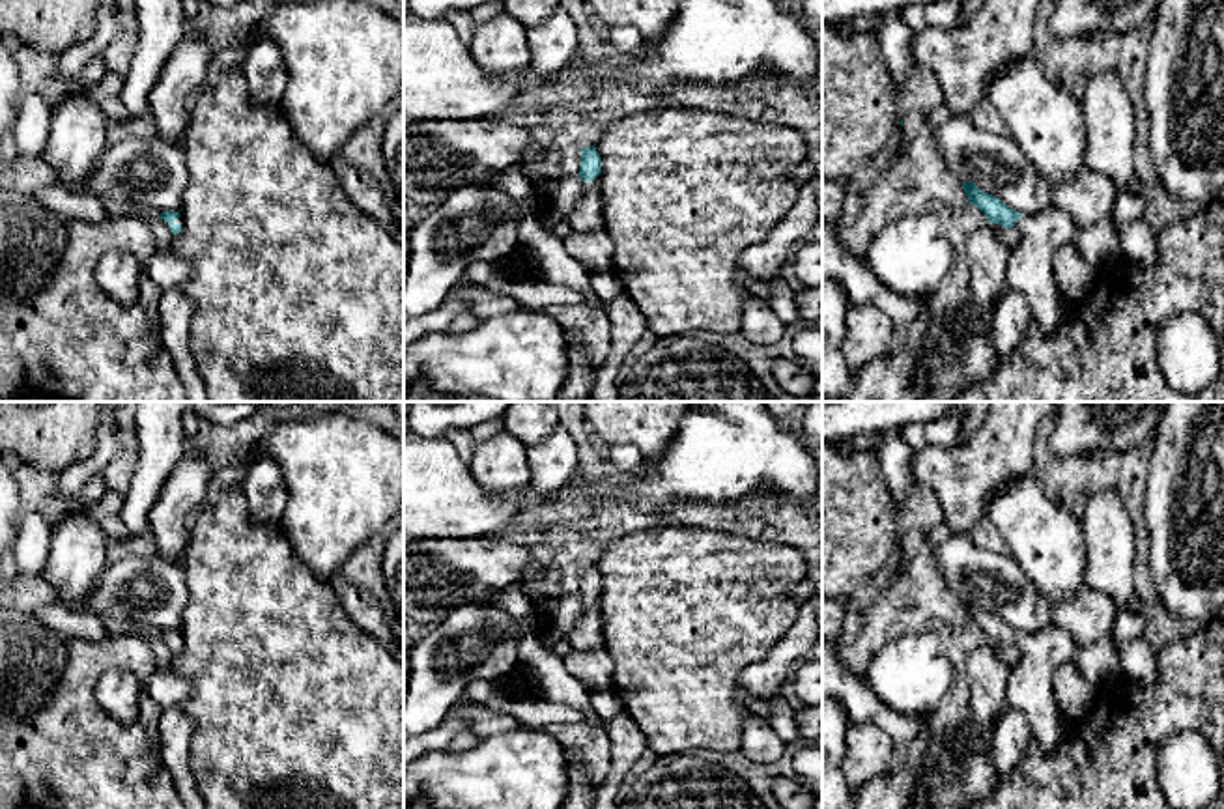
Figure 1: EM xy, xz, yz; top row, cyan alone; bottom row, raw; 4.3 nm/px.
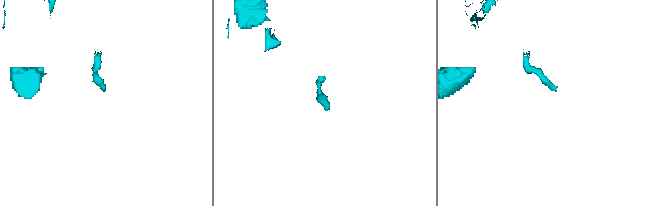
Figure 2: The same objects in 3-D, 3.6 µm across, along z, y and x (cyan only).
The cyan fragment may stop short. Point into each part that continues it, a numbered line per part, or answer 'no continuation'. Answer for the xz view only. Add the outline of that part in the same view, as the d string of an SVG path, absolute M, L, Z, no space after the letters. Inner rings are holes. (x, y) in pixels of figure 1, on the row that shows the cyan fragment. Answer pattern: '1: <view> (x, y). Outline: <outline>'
1: xz (589, 212). Outline: M600 176L592 181L581 183L581 198L572 211L568 222L574 230L604 230L604 204L602 204L602 189Z

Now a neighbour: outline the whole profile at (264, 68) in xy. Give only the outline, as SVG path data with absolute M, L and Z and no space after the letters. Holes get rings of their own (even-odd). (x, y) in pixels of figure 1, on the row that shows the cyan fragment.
M256 39L247 47L241 62L249 97L258 106L282 105L288 86L288 69L280 47L271 39Z

